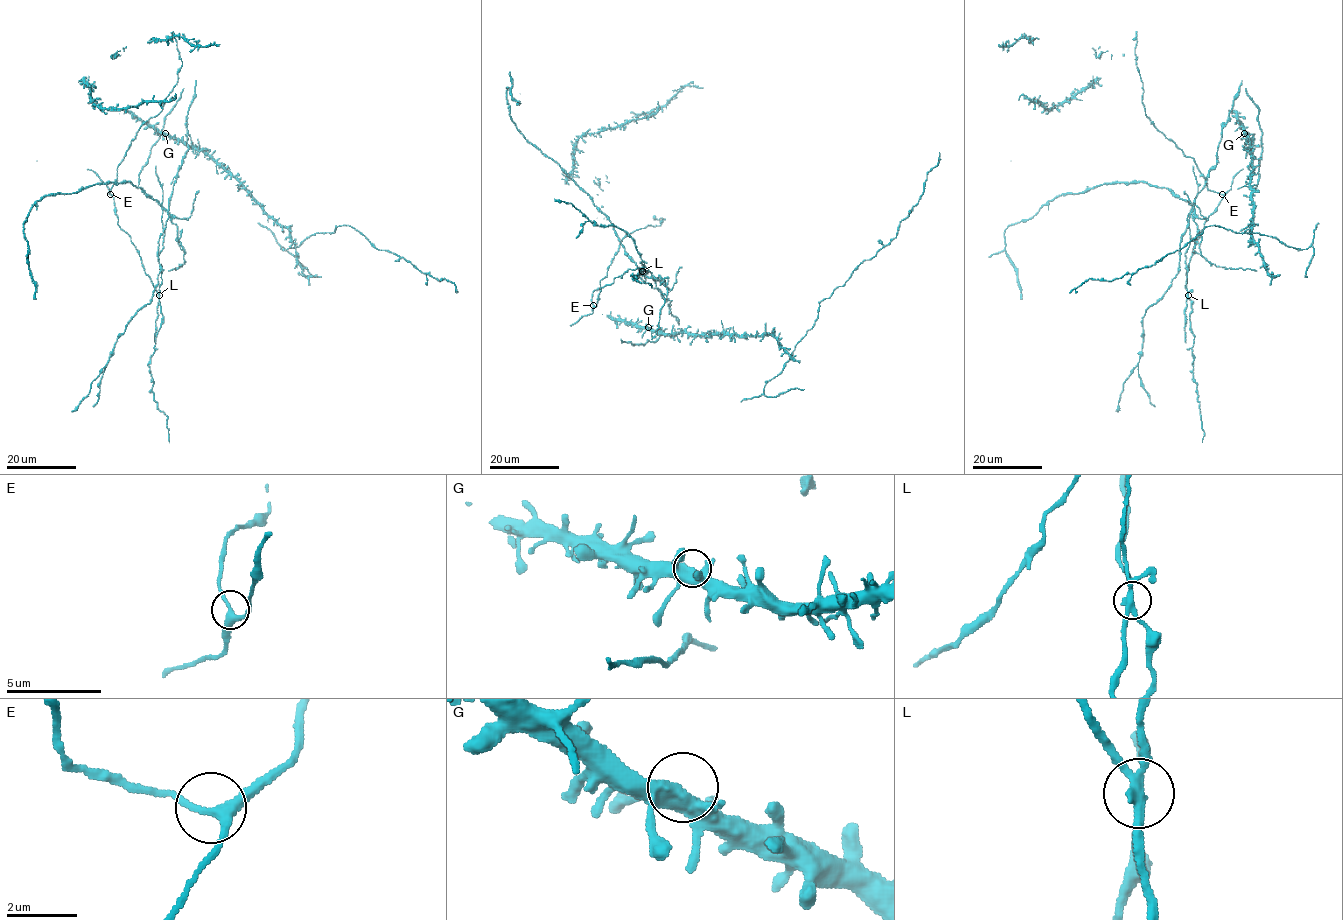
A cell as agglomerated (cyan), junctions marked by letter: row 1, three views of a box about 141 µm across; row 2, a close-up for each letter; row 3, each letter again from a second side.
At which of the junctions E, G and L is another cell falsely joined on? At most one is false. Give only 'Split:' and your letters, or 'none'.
Split: L

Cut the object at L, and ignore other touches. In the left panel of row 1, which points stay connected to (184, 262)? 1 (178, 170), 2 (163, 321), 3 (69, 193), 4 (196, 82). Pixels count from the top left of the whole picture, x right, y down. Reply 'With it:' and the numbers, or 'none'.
With it: 1, 3, 4

